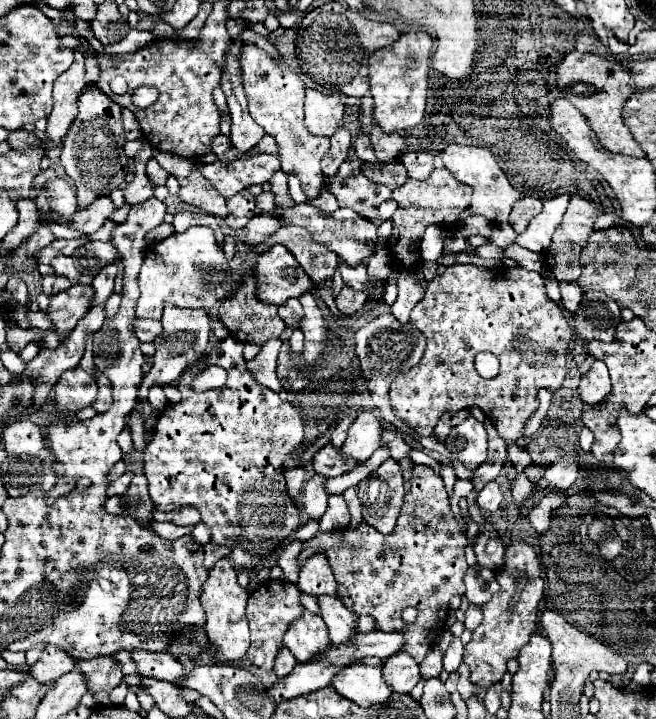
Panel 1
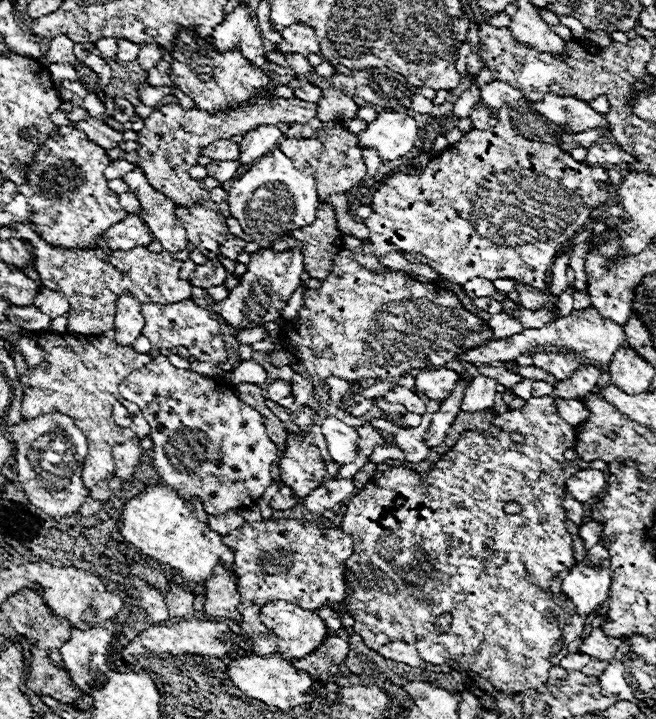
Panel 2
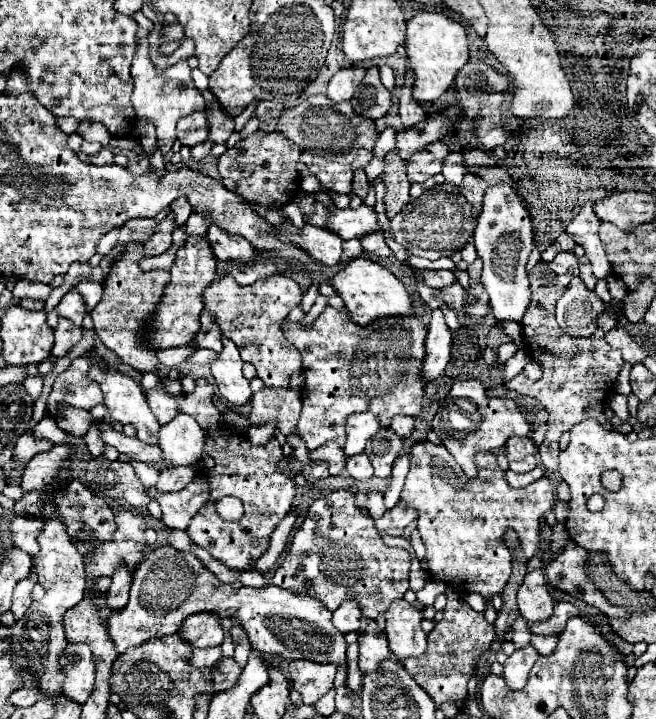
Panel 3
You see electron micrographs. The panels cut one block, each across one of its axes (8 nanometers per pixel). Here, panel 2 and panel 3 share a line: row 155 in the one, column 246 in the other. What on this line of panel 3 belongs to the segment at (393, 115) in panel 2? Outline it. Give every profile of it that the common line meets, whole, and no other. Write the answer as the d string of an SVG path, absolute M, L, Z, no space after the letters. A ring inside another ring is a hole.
M228 338L222 340L224 348L220 352L220 360L210 366L212 376L218 384L220 394L234 406L246 406L252 400L252 388L250 382L242 376L244 360L240 358L240 352L236 344Z

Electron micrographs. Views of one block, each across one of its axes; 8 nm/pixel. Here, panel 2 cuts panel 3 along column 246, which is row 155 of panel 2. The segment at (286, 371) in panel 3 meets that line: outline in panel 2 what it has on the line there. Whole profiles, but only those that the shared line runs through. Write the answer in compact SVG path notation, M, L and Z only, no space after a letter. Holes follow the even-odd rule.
M338 120L322 122L322 130L312 138L284 138L278 148L288 158L292 158L298 170L304 170L316 178L320 200L326 200L330 194L336 192L348 192L366 176L366 164L358 146L358 134L348 132Z

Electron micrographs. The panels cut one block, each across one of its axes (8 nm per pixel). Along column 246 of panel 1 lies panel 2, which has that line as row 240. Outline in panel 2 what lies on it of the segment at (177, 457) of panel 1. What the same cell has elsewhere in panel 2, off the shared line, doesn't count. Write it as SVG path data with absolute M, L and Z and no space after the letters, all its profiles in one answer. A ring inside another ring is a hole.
M508 106L500 108L500 122L492 128L492 130L470 130L468 134L462 136L462 140L458 144L452 144L446 152L442 152L440 156L432 158L418 174L392 174L376 192L372 198L372 216L368 216L364 220L366 228L370 230L370 246L364 246L366 254L374 254L374 256L382 256L386 252L410 252L410 254L420 254L426 258L428 266L434 268L440 276L444 276L450 282L456 284L464 284L470 278L488 278L488 280L496 280L496 278L518 278L524 280L526 284L530 284L532 288L538 288L540 292L544 292L546 288L546 280L548 280L548 268L554 262L554 258L560 254L560 248L564 248L576 234L582 232L584 226L588 226L590 214L594 208L610 202L610 198L614 196L614 186L606 174L604 168L600 166L586 166L582 162L576 162L570 154L562 152L558 146L554 144L546 144L546 142L534 142L534 140L526 140L522 136L518 136L512 128L510 116L508 116Z

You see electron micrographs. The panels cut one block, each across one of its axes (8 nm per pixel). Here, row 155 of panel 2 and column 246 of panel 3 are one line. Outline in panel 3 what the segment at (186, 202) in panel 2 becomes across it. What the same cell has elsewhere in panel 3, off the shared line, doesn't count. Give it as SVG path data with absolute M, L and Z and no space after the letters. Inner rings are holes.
M256 132L240 140L236 146L228 148L218 158L218 170L222 184L260 208L274 210L296 200L300 194L300 174L296 170L300 158L300 148L288 140L282 132Z

